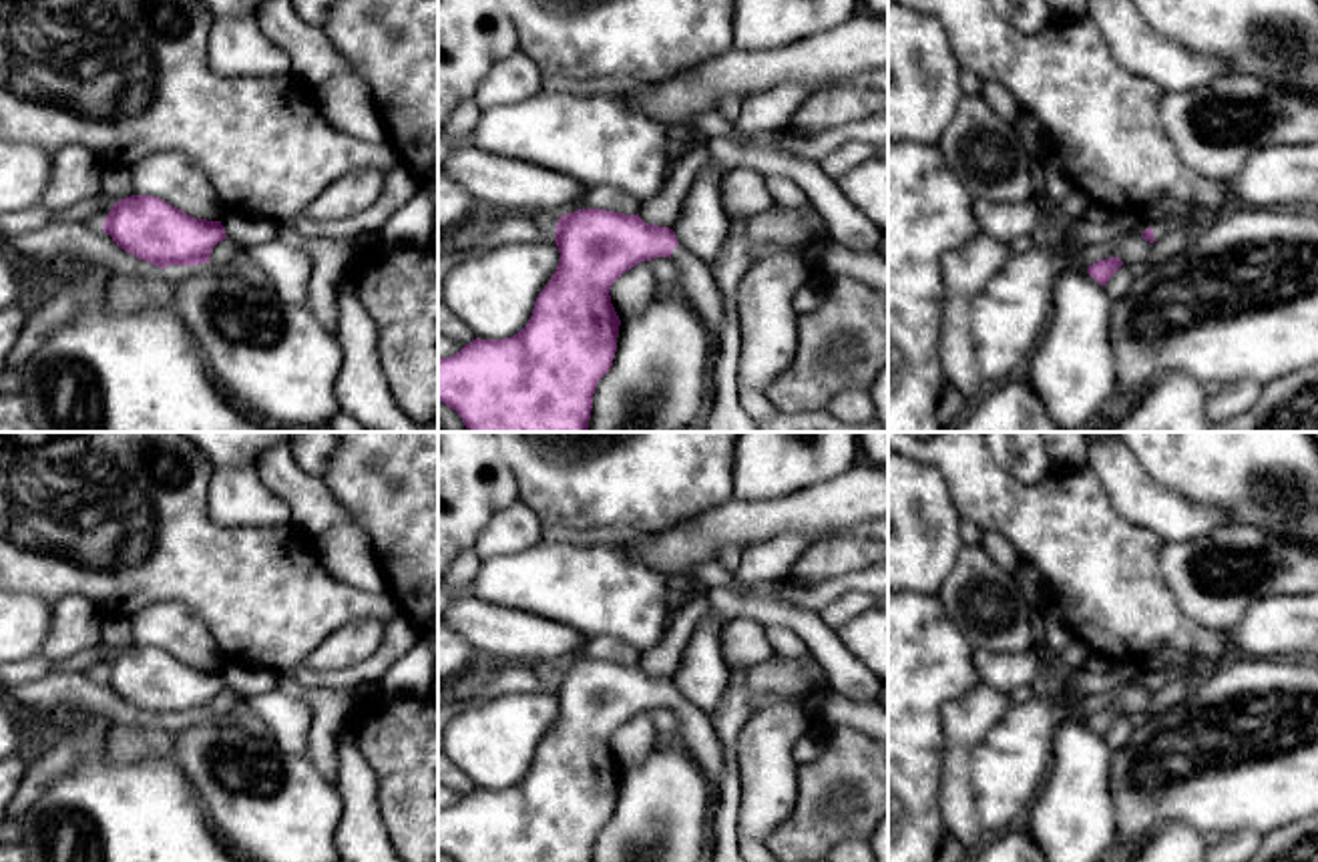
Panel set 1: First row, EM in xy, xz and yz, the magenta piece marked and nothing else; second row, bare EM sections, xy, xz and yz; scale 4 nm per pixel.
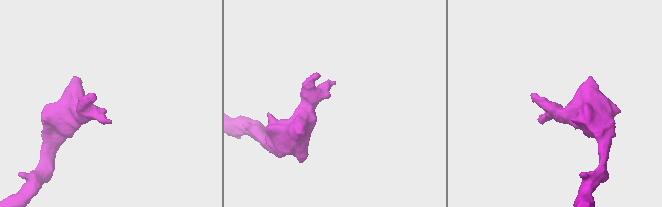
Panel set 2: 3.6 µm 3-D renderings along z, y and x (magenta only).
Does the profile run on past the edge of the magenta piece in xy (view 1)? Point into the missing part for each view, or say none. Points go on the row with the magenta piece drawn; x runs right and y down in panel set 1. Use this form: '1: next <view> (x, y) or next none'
1: next none

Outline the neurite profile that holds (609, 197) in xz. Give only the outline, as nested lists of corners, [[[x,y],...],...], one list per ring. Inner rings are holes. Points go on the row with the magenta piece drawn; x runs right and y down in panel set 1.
[[[595,185],[589,187],[583,199],[571,209],[567,209],[563,215],[575,213],[579,209],[605,209],[625,215],[637,215],[639,207],[641,207],[641,199],[627,193],[625,189],[619,189],[615,185]]]

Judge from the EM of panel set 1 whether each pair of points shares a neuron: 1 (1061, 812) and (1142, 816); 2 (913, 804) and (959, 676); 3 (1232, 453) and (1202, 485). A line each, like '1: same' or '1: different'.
1: different
2: same
3: same

